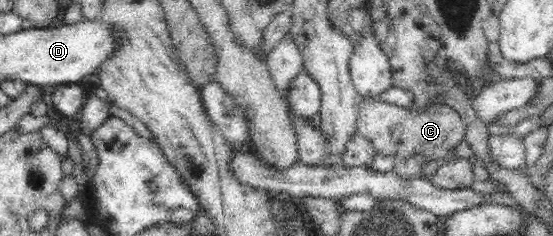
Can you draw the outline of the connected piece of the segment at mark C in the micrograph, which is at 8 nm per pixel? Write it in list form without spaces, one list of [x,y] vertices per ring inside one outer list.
[[[365,98],[357,121],[358,133],[368,139],[379,155],[391,157],[411,157],[422,155],[426,161],[445,159],[449,151],[456,149],[467,135],[467,126],[460,114],[447,105],[425,105],[421,111],[418,109],[405,109],[403,107]]]

